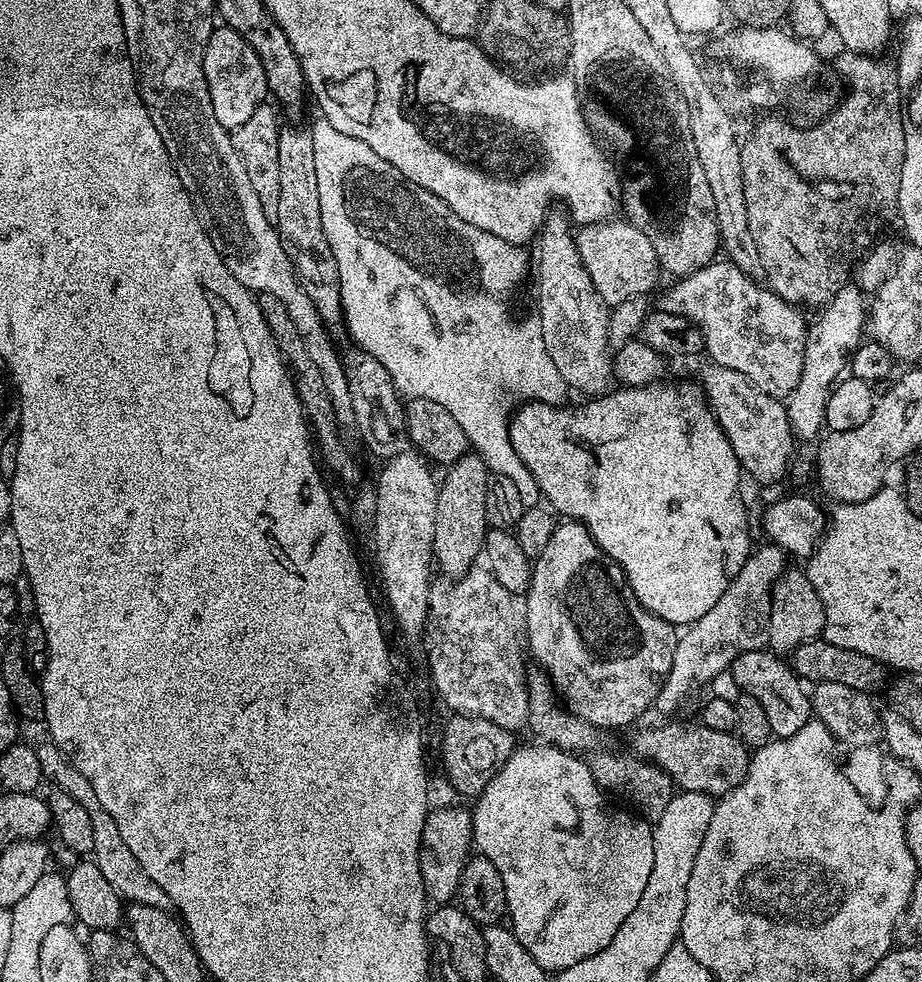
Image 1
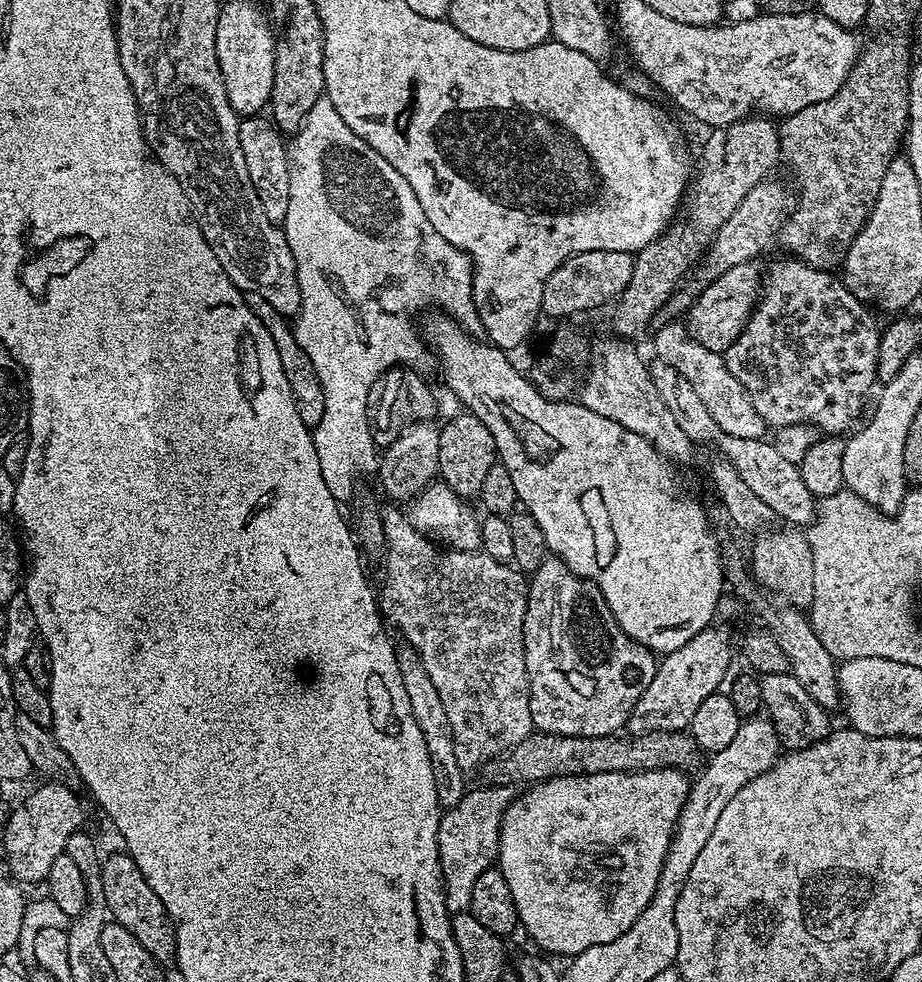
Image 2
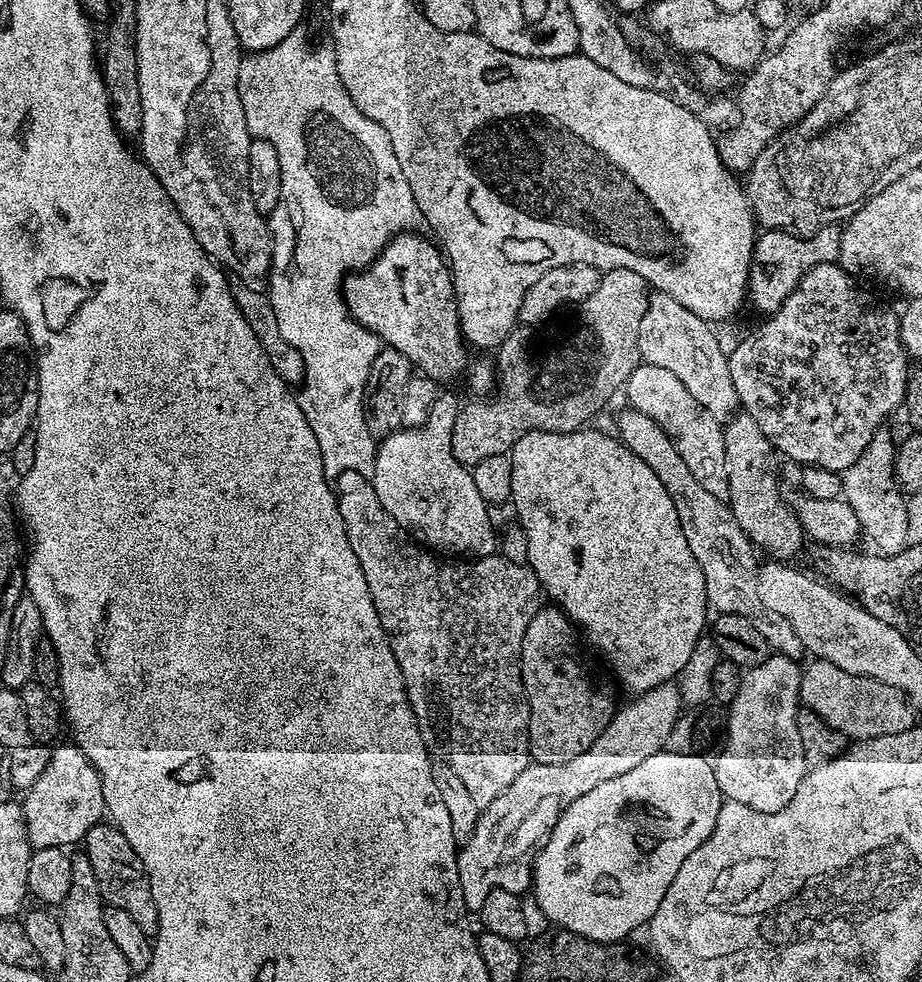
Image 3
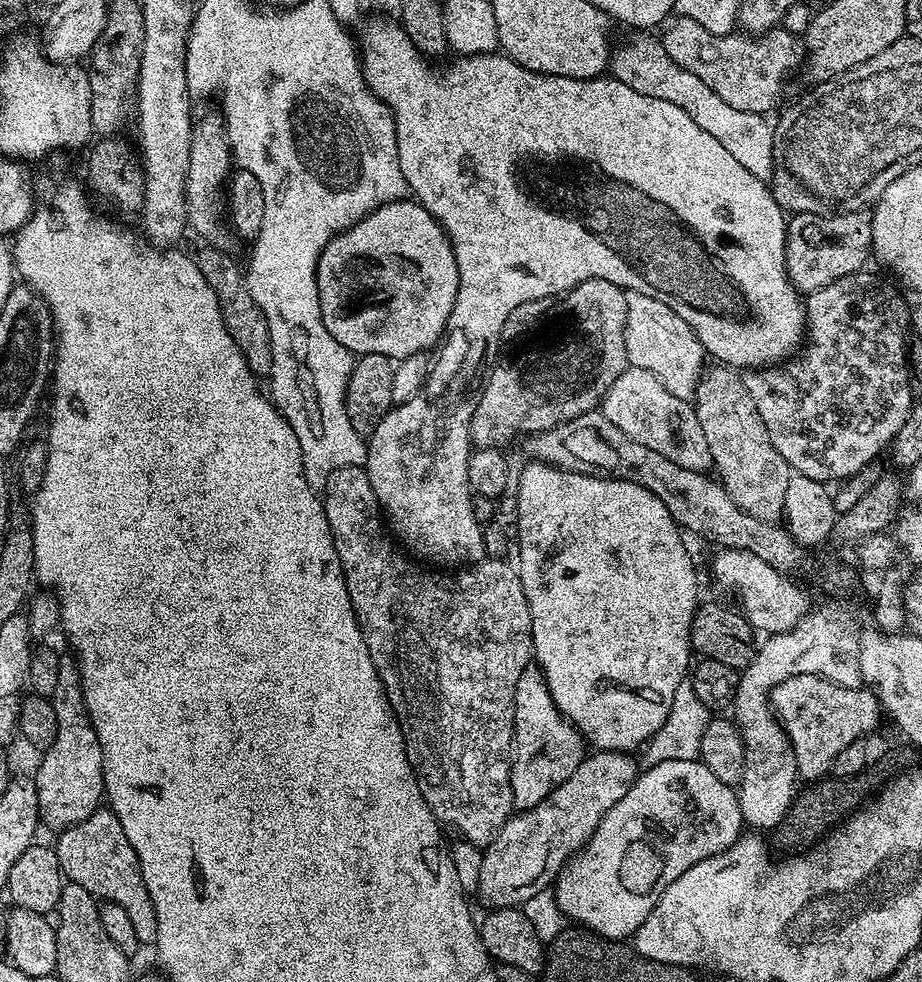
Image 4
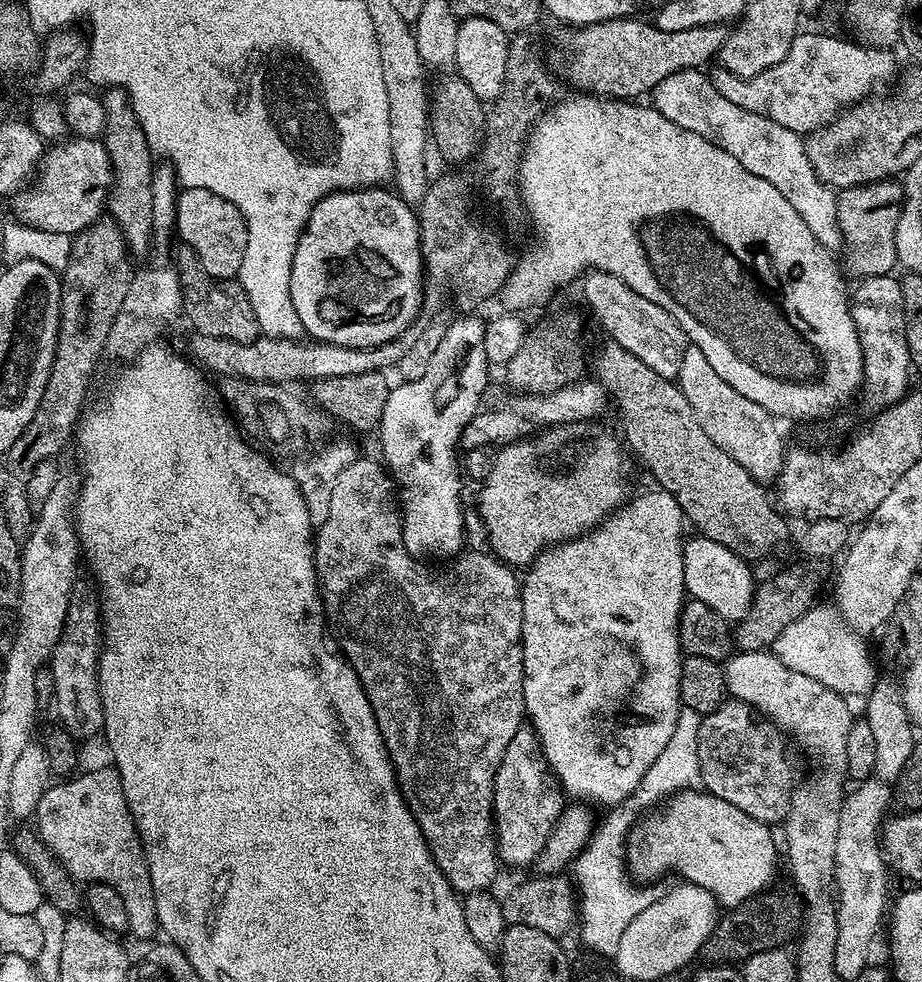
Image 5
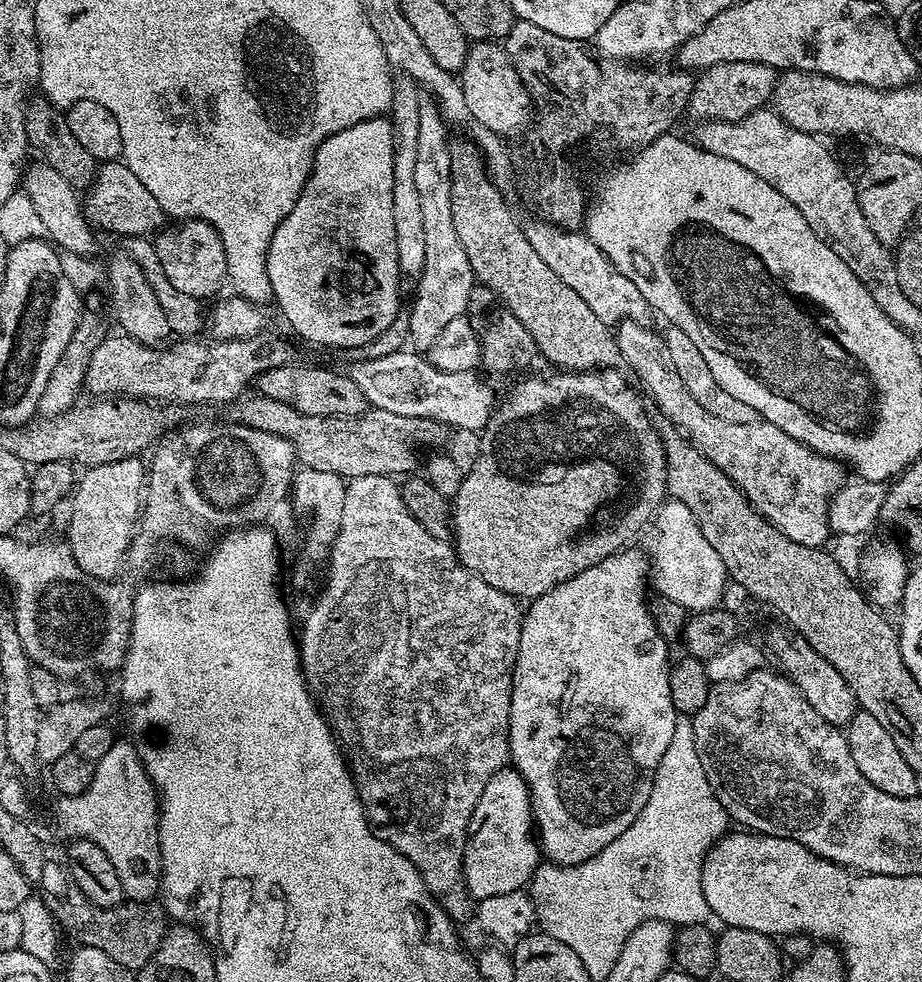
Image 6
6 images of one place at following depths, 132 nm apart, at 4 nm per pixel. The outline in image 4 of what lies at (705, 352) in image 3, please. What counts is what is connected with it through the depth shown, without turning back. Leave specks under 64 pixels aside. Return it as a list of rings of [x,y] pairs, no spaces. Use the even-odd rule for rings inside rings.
[[[628,292],[626,298],[626,354],[631,367],[650,370],[650,374],[654,374],[654,378],[658,378],[658,382],[662,382],[662,386],[666,386],[666,390],[670,390],[670,394],[675,394],[677,398],[689,402],[695,401],[700,378],[706,371],[706,363],[704,364],[706,353],[702,342],[698,342],[694,330],[690,330],[690,326],[686,322],[682,322],[682,318],[678,318],[678,314],[674,314],[674,310],[670,310],[670,306],[666,306],[666,302],[658,302],[658,298],[650,298],[646,294]]]

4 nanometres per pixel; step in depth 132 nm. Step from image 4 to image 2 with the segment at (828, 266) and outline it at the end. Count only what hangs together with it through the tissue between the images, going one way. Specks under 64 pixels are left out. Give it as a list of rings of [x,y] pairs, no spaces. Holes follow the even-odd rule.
[[[753,262],[734,266],[699,292],[686,313],[686,327],[689,337],[694,342],[704,346],[706,350],[722,354],[739,338],[752,317],[752,309],[758,303],[758,284],[756,288],[756,275],[760,272],[758,265],[759,263]]]

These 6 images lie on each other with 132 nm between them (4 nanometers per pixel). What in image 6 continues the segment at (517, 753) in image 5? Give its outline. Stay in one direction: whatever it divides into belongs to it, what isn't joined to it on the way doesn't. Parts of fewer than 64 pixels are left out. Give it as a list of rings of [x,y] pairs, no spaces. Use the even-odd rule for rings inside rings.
[[[502,767],[494,778],[490,778],[490,782],[486,782],[486,790],[482,790],[482,798],[478,798],[478,806],[474,806],[474,814],[470,818],[468,841],[464,847],[464,885],[468,888],[468,895],[479,902],[498,894],[519,892],[531,881],[541,862],[542,853],[534,831],[532,803],[526,782],[515,768]]]

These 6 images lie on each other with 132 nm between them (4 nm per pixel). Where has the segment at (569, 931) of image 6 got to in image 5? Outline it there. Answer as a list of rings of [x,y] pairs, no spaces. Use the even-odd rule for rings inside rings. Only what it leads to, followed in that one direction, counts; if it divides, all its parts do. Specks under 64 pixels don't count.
[[[681,707],[674,734],[670,734],[670,742],[666,742],[662,754],[654,758],[650,770],[646,770],[642,782],[638,782],[638,786],[628,797],[627,806],[609,811],[612,813],[601,824],[599,821],[595,825],[588,845],[577,854],[571,865],[570,876],[578,893],[578,930],[580,928],[580,936],[588,943],[589,950],[600,956],[611,957],[616,953],[620,932],[626,930],[634,917],[642,914],[646,906],[650,906],[662,895],[661,889],[656,889],[656,886],[641,886],[634,882],[626,871],[626,841],[634,823],[634,815],[628,807],[643,813],[645,810],[655,809],[665,798],[695,789],[700,784],[698,730],[701,719],[701,713]],[[656,803],[658,804],[655,806]]]

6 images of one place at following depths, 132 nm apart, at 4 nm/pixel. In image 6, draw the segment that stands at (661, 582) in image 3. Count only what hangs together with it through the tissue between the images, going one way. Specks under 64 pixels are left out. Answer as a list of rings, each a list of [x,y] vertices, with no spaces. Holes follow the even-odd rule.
[[[633,550],[615,552],[610,558],[602,558],[590,570],[582,570],[582,574],[574,574],[566,582],[554,586],[546,594],[537,596],[527,605],[520,621],[520,641],[518,642],[518,658],[512,675],[512,697],[510,698],[510,730],[508,731],[508,755],[511,767],[515,768],[528,787],[532,803],[532,819],[538,833],[540,851],[553,864],[581,864],[594,854],[606,850],[618,834],[622,834],[642,814],[642,806],[646,806],[646,798],[650,798],[650,790],[654,786],[654,774],[658,762],[662,762],[662,754],[666,754],[666,746],[670,746],[670,738],[674,738],[677,711],[670,698],[670,678],[668,669],[669,641],[662,638],[658,626],[652,617],[650,600],[648,604],[648,588],[650,592],[650,560],[647,555]]]

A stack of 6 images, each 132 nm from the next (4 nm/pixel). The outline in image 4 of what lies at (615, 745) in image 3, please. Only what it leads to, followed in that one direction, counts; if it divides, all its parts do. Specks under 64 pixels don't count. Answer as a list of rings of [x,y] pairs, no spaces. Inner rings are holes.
[[[599,750],[593,751],[591,754],[585,755],[584,761],[578,766],[578,770],[574,770],[574,774],[570,774],[570,778],[566,778],[566,782],[562,782],[549,796],[538,806],[526,808],[517,811],[509,816],[508,821],[502,825],[499,832],[496,833],[491,844],[483,849],[484,857],[482,858],[482,870],[478,873],[478,886],[476,892],[478,896],[488,903],[492,908],[520,908],[528,899],[533,898],[539,892],[545,891],[560,875],[561,868],[572,859],[573,855],[580,851],[587,844],[589,838],[594,834],[594,830],[598,826],[598,822],[606,814],[606,810],[610,810],[610,806],[614,806],[614,802],[622,802],[622,798],[626,794],[626,790],[630,790],[630,786],[636,780],[638,775],[638,764],[632,761],[631,755],[622,752],[602,752]]]

